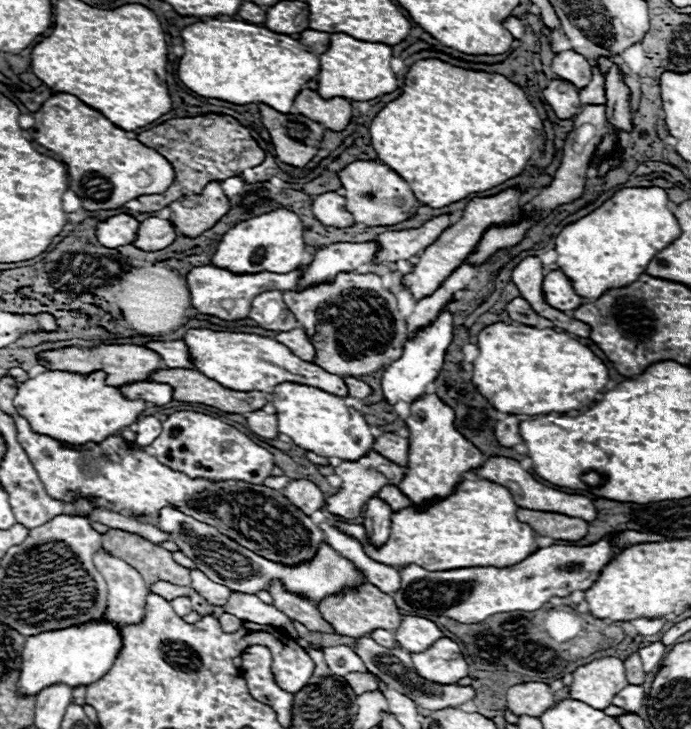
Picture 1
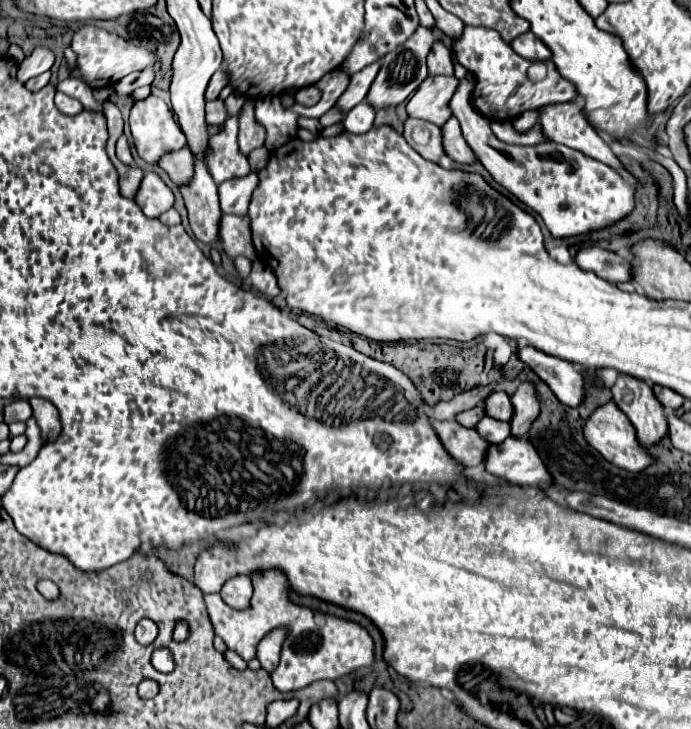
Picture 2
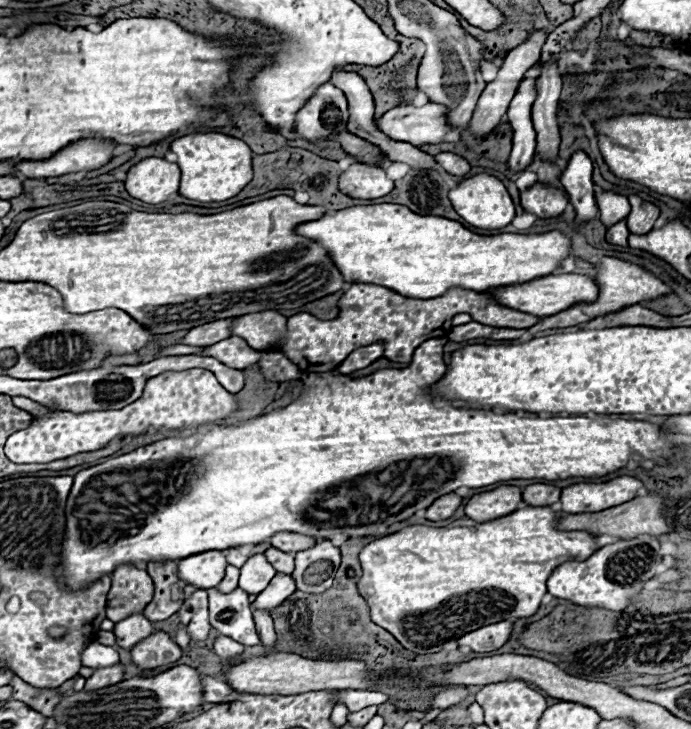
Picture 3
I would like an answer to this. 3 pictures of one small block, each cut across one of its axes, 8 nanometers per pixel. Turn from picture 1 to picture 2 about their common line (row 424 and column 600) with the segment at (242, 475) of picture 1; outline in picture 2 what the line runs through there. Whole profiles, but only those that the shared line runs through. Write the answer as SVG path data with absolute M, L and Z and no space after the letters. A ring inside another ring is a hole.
M460 80L456 94L450 100L450 108L462 126L468 146L472 146L482 166L502 188L540 214L554 238L572 238L614 226L636 208L636 190L616 170L578 150L552 142L516 146L498 140L490 130L490 122L472 106L472 88L474 84L470 80Z

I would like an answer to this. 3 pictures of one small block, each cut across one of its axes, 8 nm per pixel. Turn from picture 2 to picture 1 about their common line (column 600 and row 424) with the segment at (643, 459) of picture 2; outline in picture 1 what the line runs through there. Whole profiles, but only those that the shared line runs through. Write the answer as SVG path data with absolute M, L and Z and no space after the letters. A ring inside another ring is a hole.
M434 392L424 394L424 398L418 398L410 404L412 414L406 418L406 428L410 430L408 442L408 470L406 478L398 484L402 492L406 492L412 500L412 504L422 504L424 500L430 500L434 496L448 496L454 490L454 484L458 484L462 478L462 472L468 472L482 464L486 456L470 442L466 440L458 428L454 426L454 410L444 404Z

